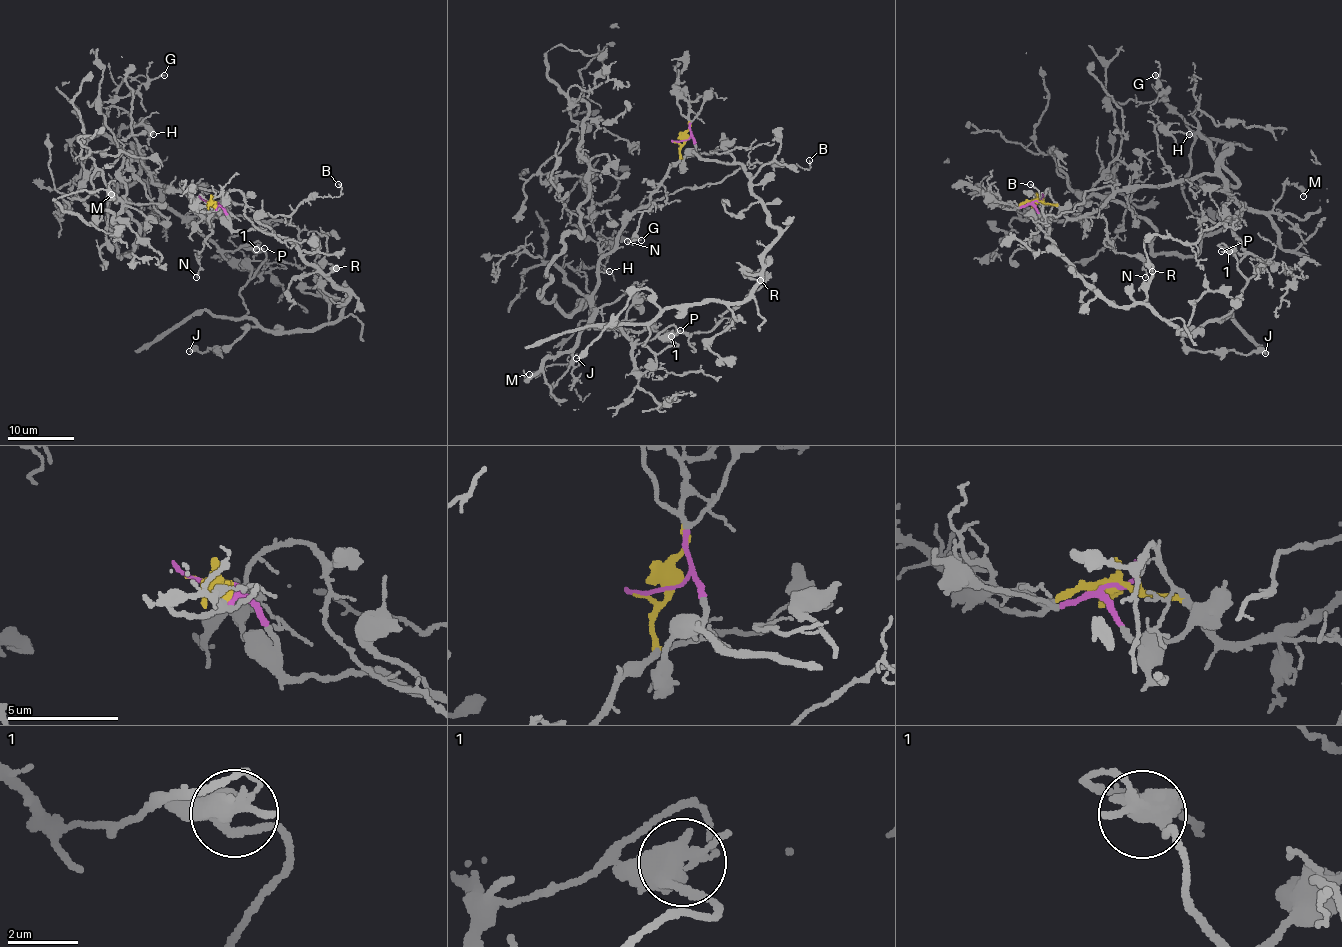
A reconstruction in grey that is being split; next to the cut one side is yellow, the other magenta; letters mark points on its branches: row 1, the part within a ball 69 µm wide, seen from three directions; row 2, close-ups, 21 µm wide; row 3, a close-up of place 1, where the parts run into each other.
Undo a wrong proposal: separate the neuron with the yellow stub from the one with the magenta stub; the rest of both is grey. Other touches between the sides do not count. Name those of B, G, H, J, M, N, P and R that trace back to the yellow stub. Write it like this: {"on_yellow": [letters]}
{"on_yellow": ["B", "G", "H", "M", "N"]}

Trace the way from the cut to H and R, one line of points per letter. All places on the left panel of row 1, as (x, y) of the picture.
H: (214, 202), (208, 218), (200, 218), (186, 194), (153, 181), (132, 130), (142, 125), (154, 134)
R: (214, 202), (236, 231), (281, 236), (350, 294), (343, 304), (324, 290), (322, 268), (335, 268)

